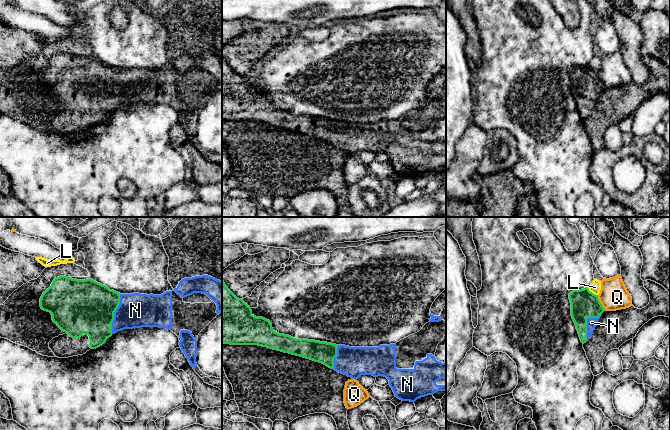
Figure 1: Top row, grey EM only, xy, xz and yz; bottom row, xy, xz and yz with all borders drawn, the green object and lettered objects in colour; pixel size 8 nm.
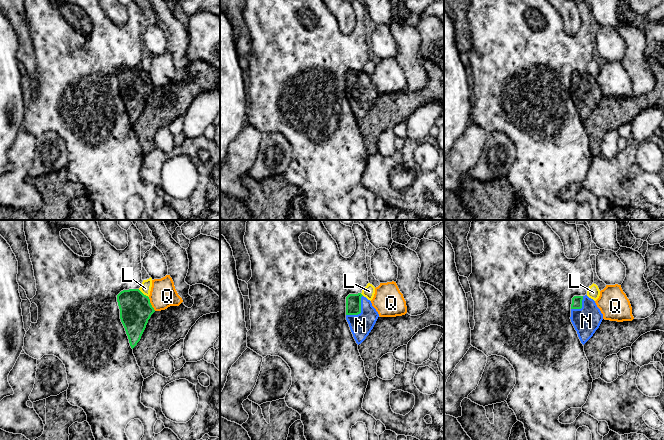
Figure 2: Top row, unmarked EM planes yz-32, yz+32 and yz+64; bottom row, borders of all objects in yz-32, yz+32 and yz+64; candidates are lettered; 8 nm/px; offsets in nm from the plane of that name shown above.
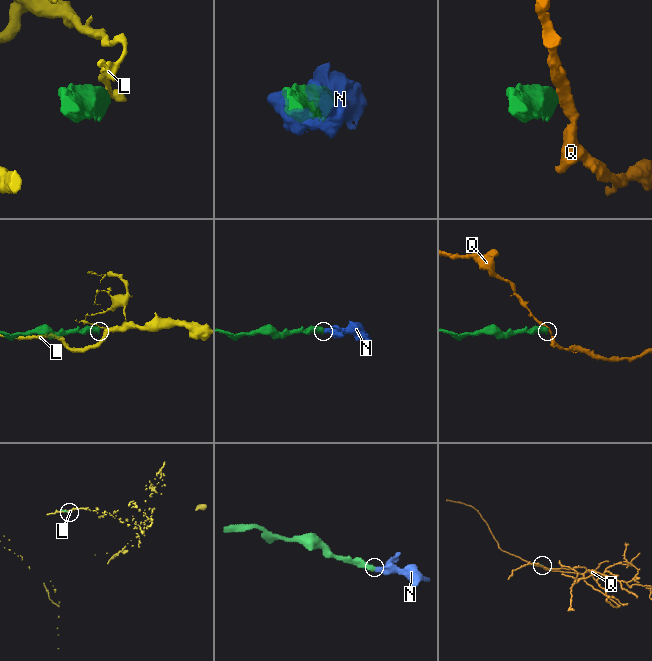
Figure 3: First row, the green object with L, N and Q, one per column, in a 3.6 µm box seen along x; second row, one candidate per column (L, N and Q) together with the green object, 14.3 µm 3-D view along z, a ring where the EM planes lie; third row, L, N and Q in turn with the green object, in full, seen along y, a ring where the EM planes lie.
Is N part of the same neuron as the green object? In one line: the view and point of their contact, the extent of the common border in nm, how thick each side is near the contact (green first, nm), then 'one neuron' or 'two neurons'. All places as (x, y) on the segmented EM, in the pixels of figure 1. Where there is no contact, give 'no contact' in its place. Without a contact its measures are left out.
contact xy (113, 314); length 320 nm; calibres 440 and 280 nm; one neuron

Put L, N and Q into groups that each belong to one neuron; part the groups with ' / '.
L / N / Q

